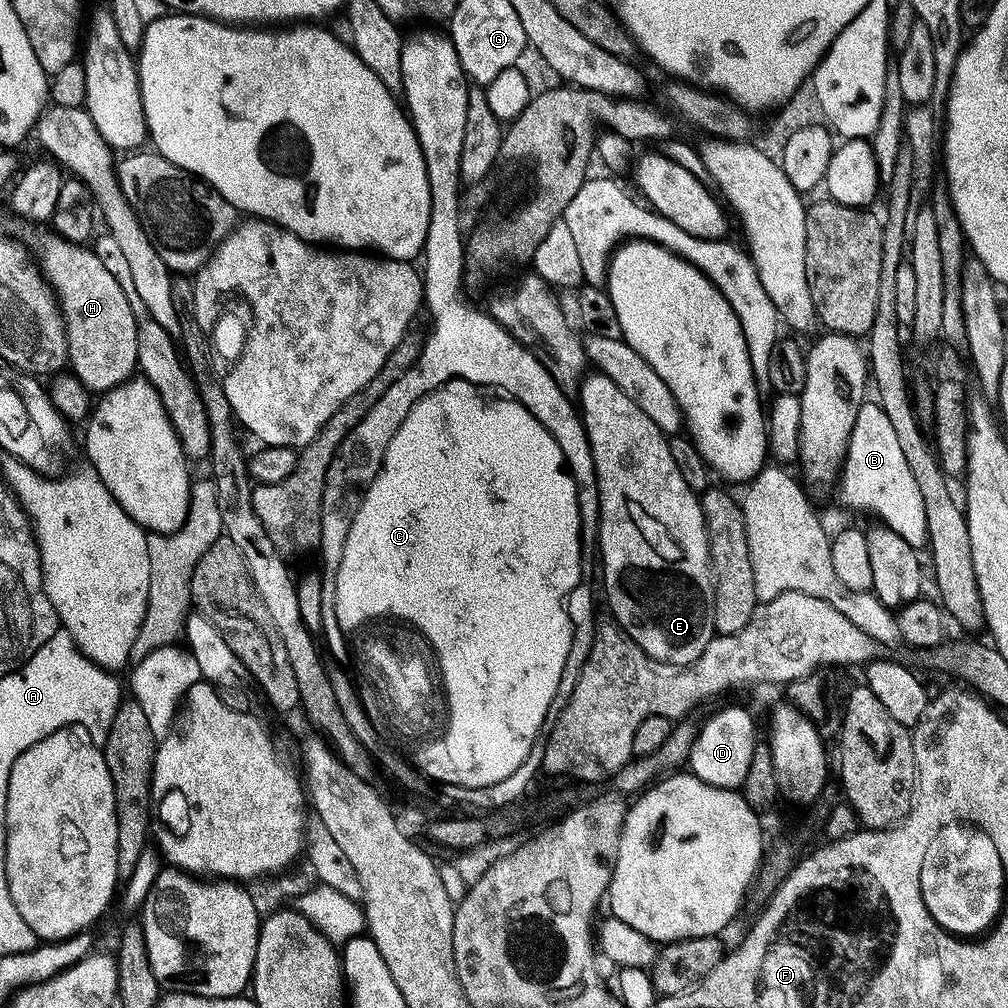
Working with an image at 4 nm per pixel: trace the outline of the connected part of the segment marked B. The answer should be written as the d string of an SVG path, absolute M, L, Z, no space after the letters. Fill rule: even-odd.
M865 402L858 410L852 437L848 440L848 451L842 461L844 489L841 490L840 496L846 507L857 508L860 512L873 512L881 525L894 530L910 546L920 550L928 542L926 510L922 494L918 488L912 488L914 474L908 476L910 466L904 468L906 460L900 460L901 450L894 434L894 426L890 426L890 418L886 418L879 403ZM880 484L904 484L904 492L900 492L900 488L896 488L896 492L884 492Z

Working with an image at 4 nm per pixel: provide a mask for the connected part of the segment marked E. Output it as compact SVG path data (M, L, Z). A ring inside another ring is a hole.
M592 370L585 375L580 382L578 389L578 411L581 420L584 421L584 429L590 442L590 450L594 458L594 470L598 478L598 494L600 495L600 546L598 549L598 560L602 565L604 563L604 596L608 599L608 608L612 611L611 619L624 629L626 635L645 652L650 659L658 664L665 666L681 666L680 664L692 664L701 659L706 650L706 646L712 641L716 632L714 626L714 584L712 583L712 559L708 549L708 531L704 525L704 515L700 509L700 497L688 485L686 477L680 473L680 464L676 461L676 456L672 453L672 448L668 445L669 437L610 378L606 378L600 372Z

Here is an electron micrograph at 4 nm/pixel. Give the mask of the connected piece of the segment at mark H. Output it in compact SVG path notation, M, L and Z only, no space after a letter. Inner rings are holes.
M51 230L34 233L30 248L44 273L44 279L55 292L56 302L64 315L71 375L78 377L92 394L111 392L113 388L133 379L138 368L138 314L130 302L126 302L126 294L122 294L122 286L118 286L118 278L114 278L114 274L102 266L91 247L70 242Z

